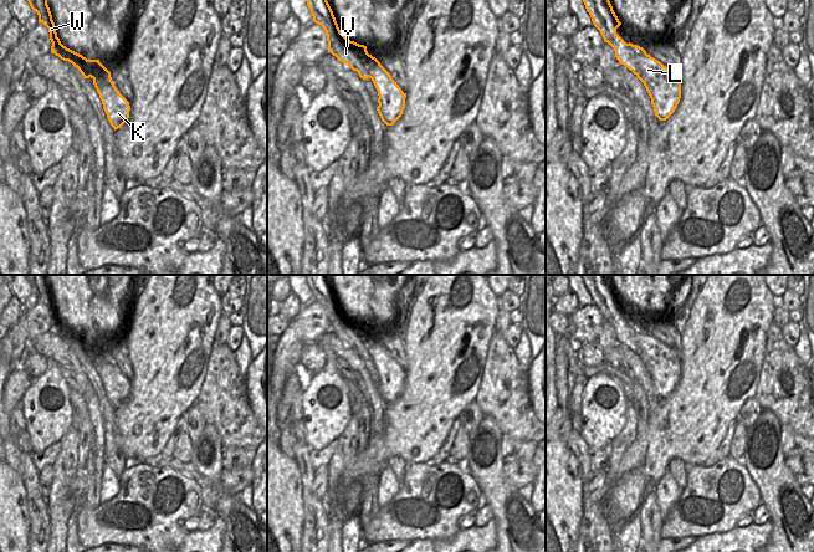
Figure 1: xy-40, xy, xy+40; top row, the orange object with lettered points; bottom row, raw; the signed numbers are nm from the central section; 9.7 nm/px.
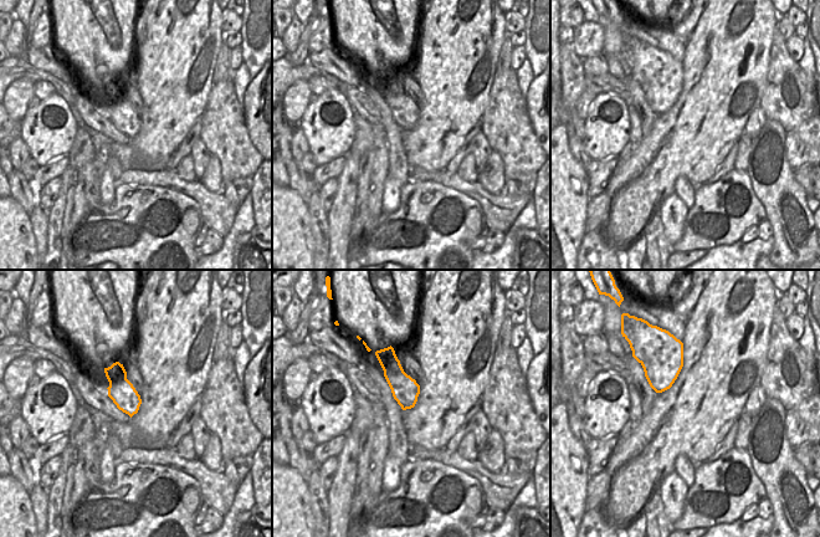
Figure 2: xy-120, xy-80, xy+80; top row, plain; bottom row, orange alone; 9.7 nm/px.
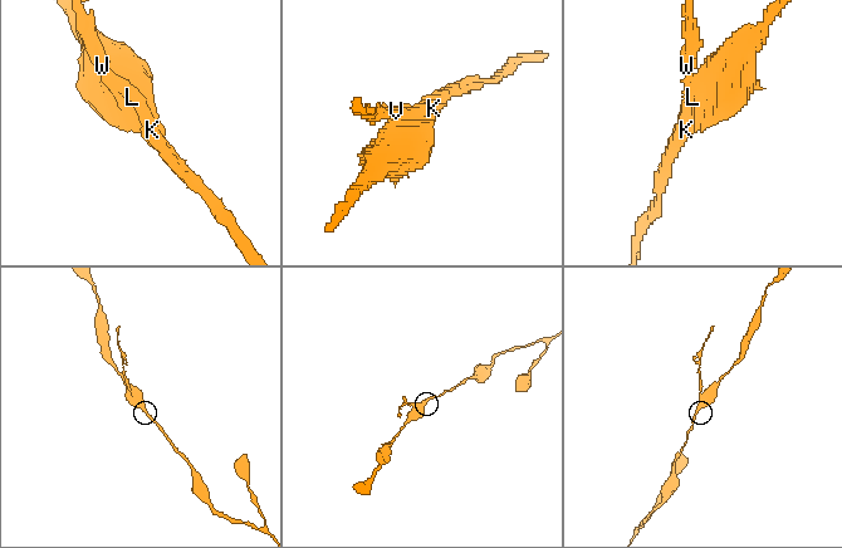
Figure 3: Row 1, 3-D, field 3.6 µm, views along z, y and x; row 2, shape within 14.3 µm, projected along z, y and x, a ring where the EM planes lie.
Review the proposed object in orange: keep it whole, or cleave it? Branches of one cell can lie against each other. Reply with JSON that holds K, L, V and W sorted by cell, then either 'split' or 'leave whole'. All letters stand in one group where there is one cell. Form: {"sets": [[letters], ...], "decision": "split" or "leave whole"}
{"sets": [["K", "L"], ["V", "W"]], "decision": "split"}

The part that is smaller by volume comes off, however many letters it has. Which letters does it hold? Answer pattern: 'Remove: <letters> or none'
Remove: V, W

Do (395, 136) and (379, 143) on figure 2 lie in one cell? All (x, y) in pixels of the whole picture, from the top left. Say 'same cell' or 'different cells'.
different cells

